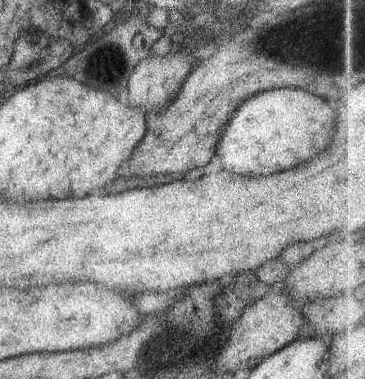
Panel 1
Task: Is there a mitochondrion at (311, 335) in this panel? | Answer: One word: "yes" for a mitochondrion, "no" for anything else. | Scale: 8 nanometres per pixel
no

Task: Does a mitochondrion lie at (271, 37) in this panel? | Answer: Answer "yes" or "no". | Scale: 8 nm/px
no

